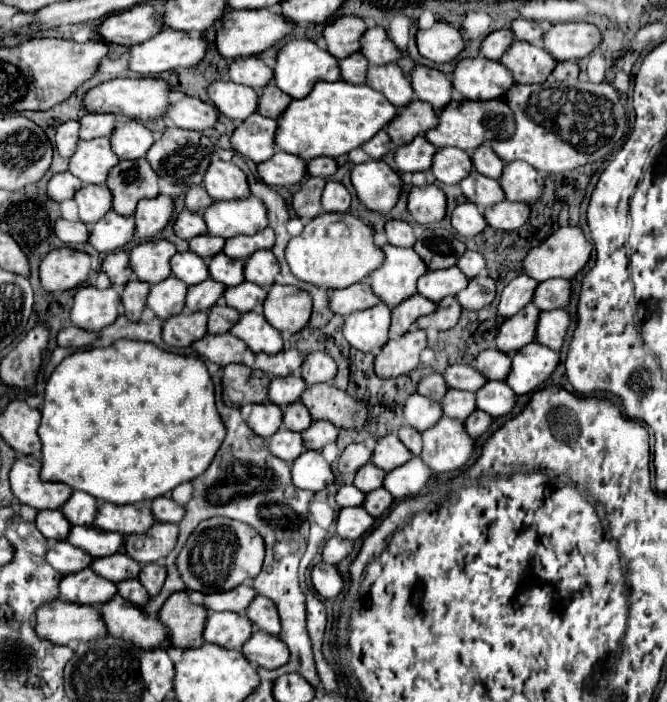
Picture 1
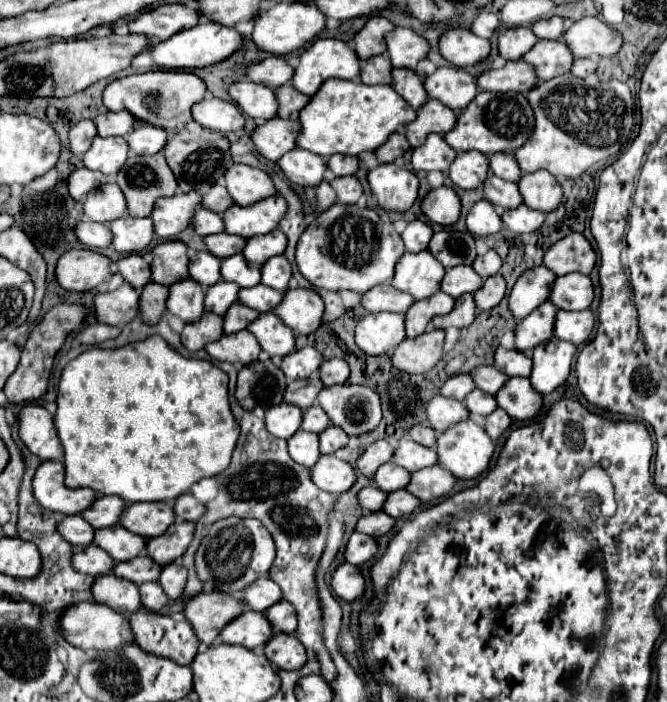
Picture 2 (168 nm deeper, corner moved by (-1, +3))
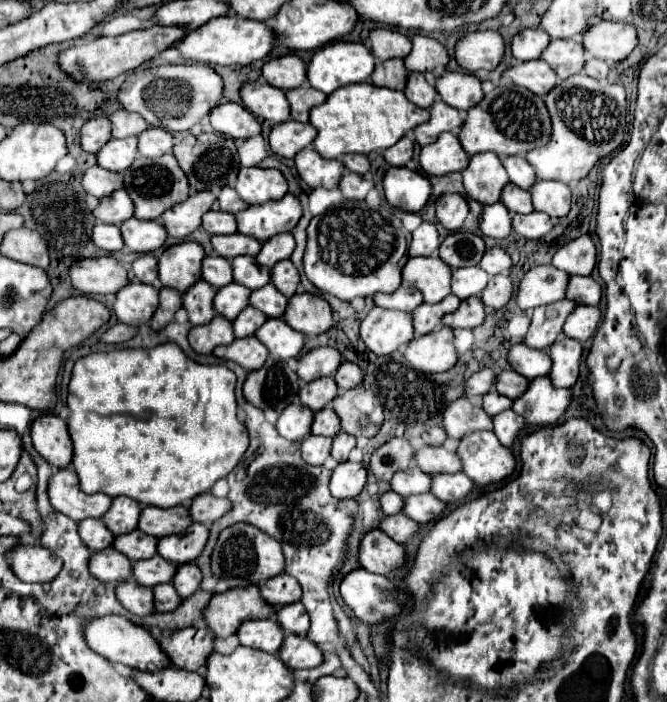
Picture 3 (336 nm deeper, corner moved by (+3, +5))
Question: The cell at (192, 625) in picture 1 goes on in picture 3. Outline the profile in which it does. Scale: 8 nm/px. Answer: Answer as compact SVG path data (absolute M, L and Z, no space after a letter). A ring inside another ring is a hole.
M239 587L225 593L215 593L203 609L203 619L215 637L227 639L247 619L269 617L275 609L263 603L259 587Z

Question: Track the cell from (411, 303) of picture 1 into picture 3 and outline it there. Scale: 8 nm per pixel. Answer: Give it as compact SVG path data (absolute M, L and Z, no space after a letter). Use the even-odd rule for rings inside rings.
M447 295L443 301L435 303L435 305L427 305L423 303L421 307L417 307L411 315L413 315L413 329L415 335L425 335L431 333L435 329L441 327L441 317L445 313L451 313L459 307L459 299L455 295Z

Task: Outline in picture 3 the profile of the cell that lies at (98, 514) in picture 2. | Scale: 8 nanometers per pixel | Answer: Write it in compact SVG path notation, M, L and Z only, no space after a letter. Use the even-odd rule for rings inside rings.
M115 497L109 511L101 517L101 521L107 525L107 529L113 535L121 535L127 531L133 531L139 521L141 505L127 497Z

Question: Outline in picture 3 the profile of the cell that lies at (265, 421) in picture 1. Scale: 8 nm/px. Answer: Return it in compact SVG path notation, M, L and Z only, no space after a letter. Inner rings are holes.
M289 405L283 409L283 413L279 413L275 427L281 437L285 437L289 441L299 441L305 435L309 435L311 419L313 419L313 411L309 407Z

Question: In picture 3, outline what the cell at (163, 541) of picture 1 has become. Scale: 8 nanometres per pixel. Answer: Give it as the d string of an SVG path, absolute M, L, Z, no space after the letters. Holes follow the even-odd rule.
M191 523L187 533L167 535L167 537L159 539L157 553L163 559L167 559L169 563L175 563L175 565L191 563L201 555L207 537L209 537L209 527L207 525Z

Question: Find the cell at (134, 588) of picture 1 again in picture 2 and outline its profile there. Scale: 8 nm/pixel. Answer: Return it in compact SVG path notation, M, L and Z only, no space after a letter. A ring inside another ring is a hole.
M143 583L143 585L139 585L139 593L141 593L143 605L147 611L159 613L171 601L159 583Z

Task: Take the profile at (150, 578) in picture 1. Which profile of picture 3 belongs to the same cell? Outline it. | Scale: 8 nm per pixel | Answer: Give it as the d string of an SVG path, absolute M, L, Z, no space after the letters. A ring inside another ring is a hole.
M183 563L177 567L177 573L171 581L177 587L177 593L181 599L185 599L189 593L195 593L201 583L201 571L195 563Z

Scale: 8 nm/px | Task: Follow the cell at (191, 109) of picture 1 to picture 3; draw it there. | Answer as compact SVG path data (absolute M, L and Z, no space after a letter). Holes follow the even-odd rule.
M221 101L217 107L211 109L209 121L217 133L223 133L231 139L247 139L261 133L259 121L239 103Z

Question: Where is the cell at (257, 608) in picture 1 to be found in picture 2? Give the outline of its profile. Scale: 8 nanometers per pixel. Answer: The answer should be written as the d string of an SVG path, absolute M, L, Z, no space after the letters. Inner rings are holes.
M279 601L275 603L269 611L267 611L267 619L271 621L275 631L283 631L283 633L295 633L297 629L297 617L295 617L295 607L287 601Z

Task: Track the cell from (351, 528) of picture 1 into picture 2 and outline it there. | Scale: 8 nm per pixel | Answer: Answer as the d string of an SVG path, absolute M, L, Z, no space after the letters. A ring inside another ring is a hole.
M375 511L375 513L367 513L359 519L357 523L357 531L365 533L365 535L383 535L387 531L391 531L395 527L395 519L391 519L387 513L383 511Z

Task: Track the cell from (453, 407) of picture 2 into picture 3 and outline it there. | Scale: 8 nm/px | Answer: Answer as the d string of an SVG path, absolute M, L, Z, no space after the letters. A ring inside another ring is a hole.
M467 397L449 401L441 417L443 417L443 429L453 439L461 439L465 433L471 431L491 429L491 417L479 405L471 403Z

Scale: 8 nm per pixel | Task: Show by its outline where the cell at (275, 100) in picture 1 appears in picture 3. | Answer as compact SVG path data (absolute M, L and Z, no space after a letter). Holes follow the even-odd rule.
M303 83L303 87L295 87L295 89L285 91L285 95L287 95L287 101L291 105L291 119L301 121L301 123L309 121L307 115L309 115L311 107L321 105L327 99L327 95L311 89L307 83Z

